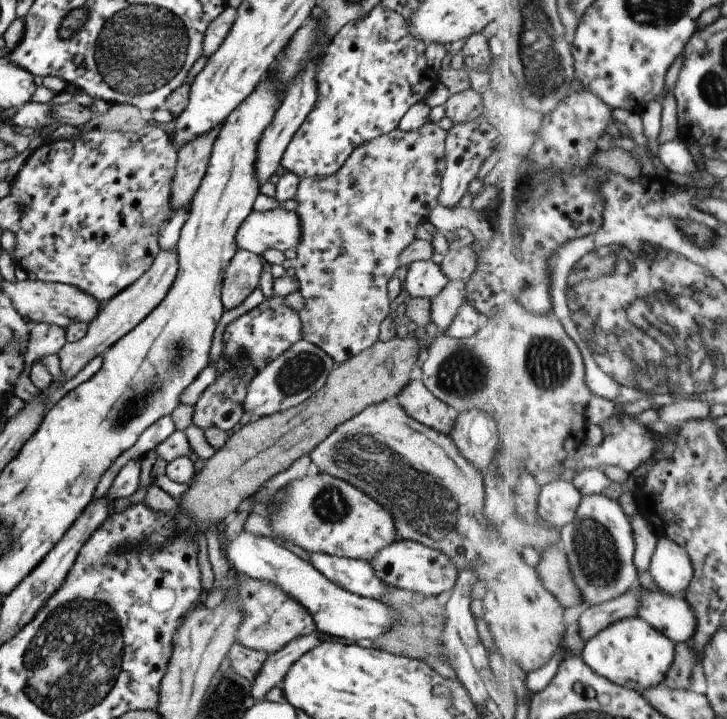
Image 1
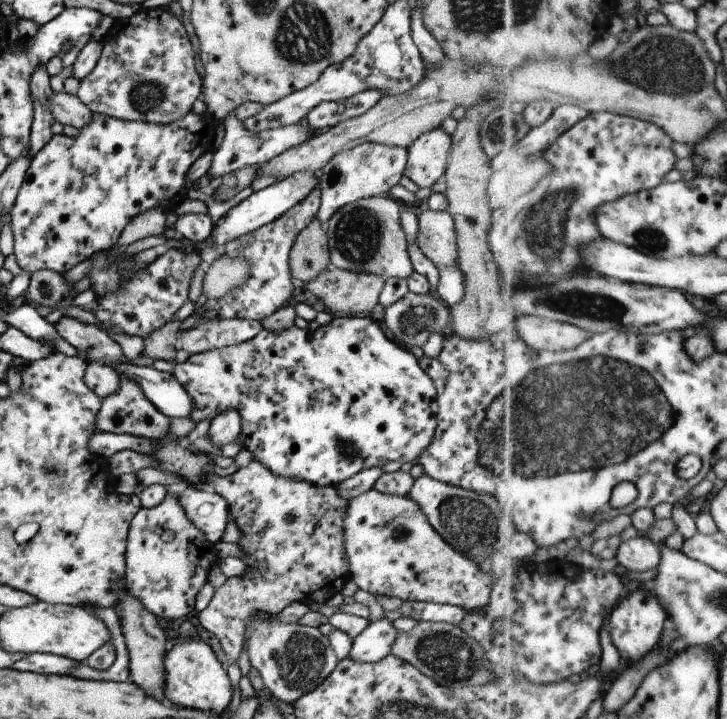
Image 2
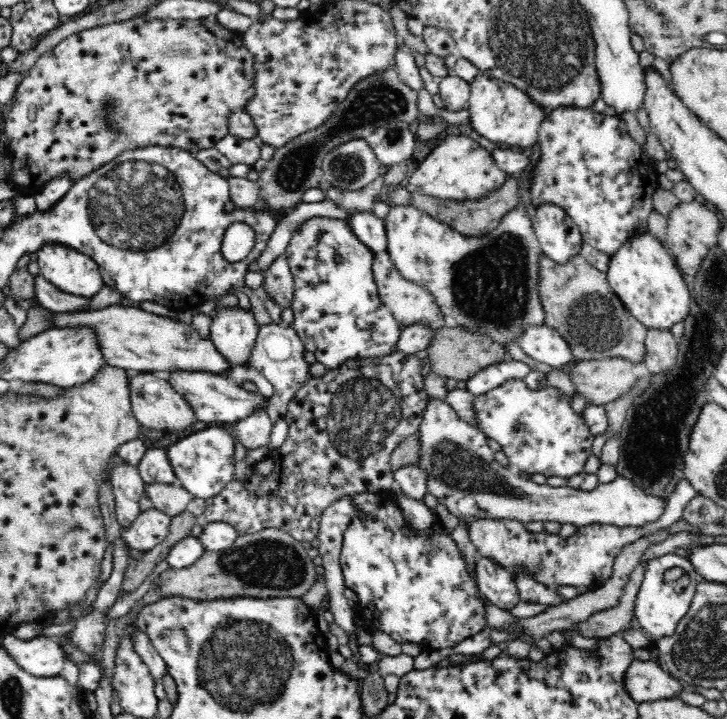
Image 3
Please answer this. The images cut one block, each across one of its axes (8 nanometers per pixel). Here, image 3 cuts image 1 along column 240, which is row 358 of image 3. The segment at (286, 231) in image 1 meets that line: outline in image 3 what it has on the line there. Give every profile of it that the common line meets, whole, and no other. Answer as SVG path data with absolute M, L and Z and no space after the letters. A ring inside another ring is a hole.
M211 309L211 341L230 364L249 362L260 325L250 309Z

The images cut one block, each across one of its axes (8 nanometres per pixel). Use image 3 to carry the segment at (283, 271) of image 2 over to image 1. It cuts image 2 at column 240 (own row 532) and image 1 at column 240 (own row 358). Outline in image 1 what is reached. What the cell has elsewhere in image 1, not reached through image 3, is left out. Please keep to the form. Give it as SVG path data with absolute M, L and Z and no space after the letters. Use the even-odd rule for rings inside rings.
M240 357L233 365L229 365L222 374L216 378L216 382L207 387L199 396L194 405L193 423L204 430L205 428L218 427L230 430L237 426L244 414L244 399L248 387L255 378L257 368L248 357Z

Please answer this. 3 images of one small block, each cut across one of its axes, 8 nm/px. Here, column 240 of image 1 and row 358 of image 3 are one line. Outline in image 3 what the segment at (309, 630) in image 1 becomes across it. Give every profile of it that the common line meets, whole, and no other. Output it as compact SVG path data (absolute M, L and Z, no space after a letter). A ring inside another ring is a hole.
M582 255L572 256L566 264L556 264L547 256L538 260L538 294L544 307L545 324L556 329L568 341L575 361L602 360L619 356L632 364L640 364L646 354L647 328L626 310L623 302L614 294L607 279L607 273L594 268Z

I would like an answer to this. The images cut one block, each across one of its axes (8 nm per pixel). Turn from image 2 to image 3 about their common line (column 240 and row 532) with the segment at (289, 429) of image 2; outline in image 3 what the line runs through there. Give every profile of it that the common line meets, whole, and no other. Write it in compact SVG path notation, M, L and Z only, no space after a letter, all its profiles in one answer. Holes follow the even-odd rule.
M356 494L352 495L352 501L354 501L354 505L356 505L356 509L360 511L360 514L354 516L354 518L350 520L350 525L344 532L340 566L342 567L344 575L345 588L351 588L357 594L358 603L356 605L356 610L364 616L364 620L366 620L368 624L374 624L374 628L378 626L378 630L382 630L382 632L391 635L394 640L401 644L414 642L416 643L416 646L421 646L428 650L446 650L447 646L458 646L458 642L462 642L463 640L466 640L466 638L470 638L471 636L474 636L474 634L478 634L481 630L488 628L486 609L484 609L484 599L482 599L483 594L477 587L476 575L472 574L472 572L468 572L468 568L466 568L466 559L462 557L460 548L458 548L451 536L447 536L439 527L434 529L430 538L417 534L417 531L413 530L407 523L407 520L403 517L403 512L399 505L394 500L389 499L386 494Z

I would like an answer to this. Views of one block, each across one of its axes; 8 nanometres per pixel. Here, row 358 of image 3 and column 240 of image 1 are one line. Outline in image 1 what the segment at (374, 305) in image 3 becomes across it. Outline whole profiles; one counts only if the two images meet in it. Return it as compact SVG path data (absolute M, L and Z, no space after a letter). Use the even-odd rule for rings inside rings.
M274 296L265 298L259 306L233 320L223 333L229 364L233 365L240 357L248 357L258 372L272 359L280 356L290 345L302 339L301 320L297 314L286 305L284 298Z

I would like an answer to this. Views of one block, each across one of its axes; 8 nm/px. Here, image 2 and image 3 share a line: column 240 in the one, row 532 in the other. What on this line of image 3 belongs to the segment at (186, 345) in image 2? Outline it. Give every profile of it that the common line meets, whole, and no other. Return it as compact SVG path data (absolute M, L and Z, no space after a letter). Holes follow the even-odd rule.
M344 495L335 500L328 508L324 509L324 512L321 516L319 532L317 535L318 541L320 544L318 546L319 554L322 556L323 562L323 577L326 581L326 586L329 594L329 609L332 612L334 620L340 628L344 629L344 632L352 639L352 643L354 645L356 641L356 635L359 630L358 623L356 622L356 609L352 609L350 605L348 605L348 600L344 597L343 590L345 589L344 575L342 572L342 567L340 566L340 555L342 543L344 540L344 532L348 529L350 525L350 520L354 518L354 516L358 516L360 511L356 509L356 505L354 505L354 501L352 501L352 495Z

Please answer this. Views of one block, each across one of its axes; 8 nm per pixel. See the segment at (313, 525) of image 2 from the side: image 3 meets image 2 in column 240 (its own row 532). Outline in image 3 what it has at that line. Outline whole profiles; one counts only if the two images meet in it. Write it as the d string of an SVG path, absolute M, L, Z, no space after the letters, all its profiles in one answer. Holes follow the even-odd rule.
M682 479L667 500L662 516L646 527L620 528L614 525L592 524L578 527L576 534L570 538L560 538L559 534L548 532L528 532L523 522L512 519L477 518L474 522L462 523L468 527L468 534L472 544L480 556L489 558L503 566L513 575L525 568L534 580L541 582L547 588L551 586L585 586L597 587L610 578L613 571L616 555L624 545L636 542L642 536L656 534L683 516L686 504L698 496L698 491L692 487L690 481Z

